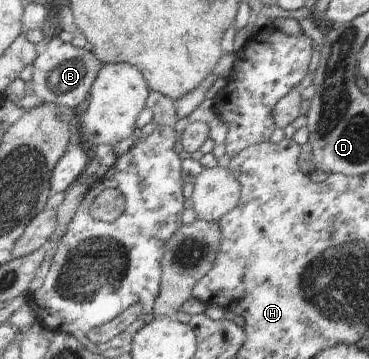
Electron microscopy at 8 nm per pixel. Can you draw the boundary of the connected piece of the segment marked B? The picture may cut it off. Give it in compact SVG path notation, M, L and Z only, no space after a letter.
M59 38L49 39L33 63L33 77L29 84L32 89L31 94L34 94L39 101L65 105L74 111L89 97L92 85L103 66L104 63L89 46L79 48Z

